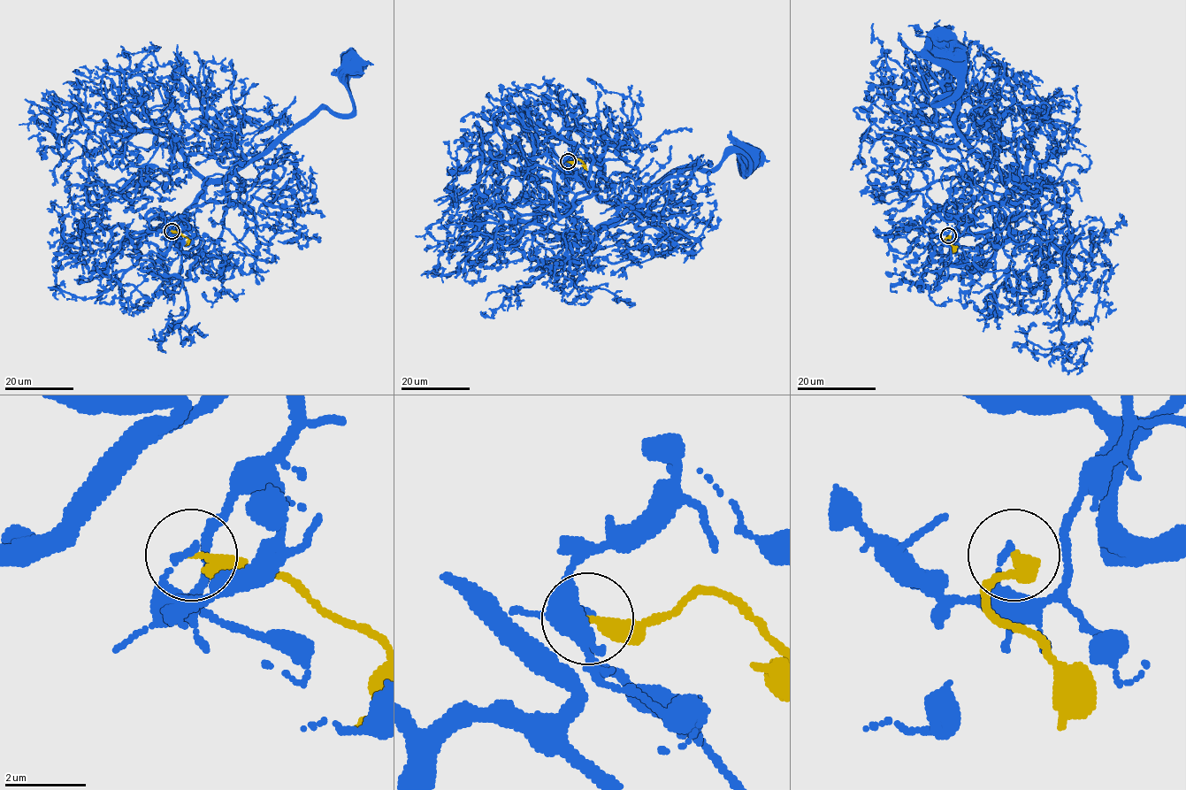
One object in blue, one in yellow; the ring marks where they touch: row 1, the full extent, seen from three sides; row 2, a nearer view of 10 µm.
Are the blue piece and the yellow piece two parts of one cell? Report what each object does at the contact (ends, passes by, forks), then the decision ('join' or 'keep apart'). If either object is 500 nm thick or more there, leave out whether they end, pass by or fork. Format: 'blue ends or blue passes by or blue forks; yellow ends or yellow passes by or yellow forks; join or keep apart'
blue ends; yellow ends; keep apart

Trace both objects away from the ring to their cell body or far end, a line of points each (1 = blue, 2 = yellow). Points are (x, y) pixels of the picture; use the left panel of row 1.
1: (172, 231), (179, 216), (155, 227), (168, 230), (210, 184), (229, 179), (321, 109), (349, 114), (348, 62)
2: (172, 231), (187, 240), (185, 246)

